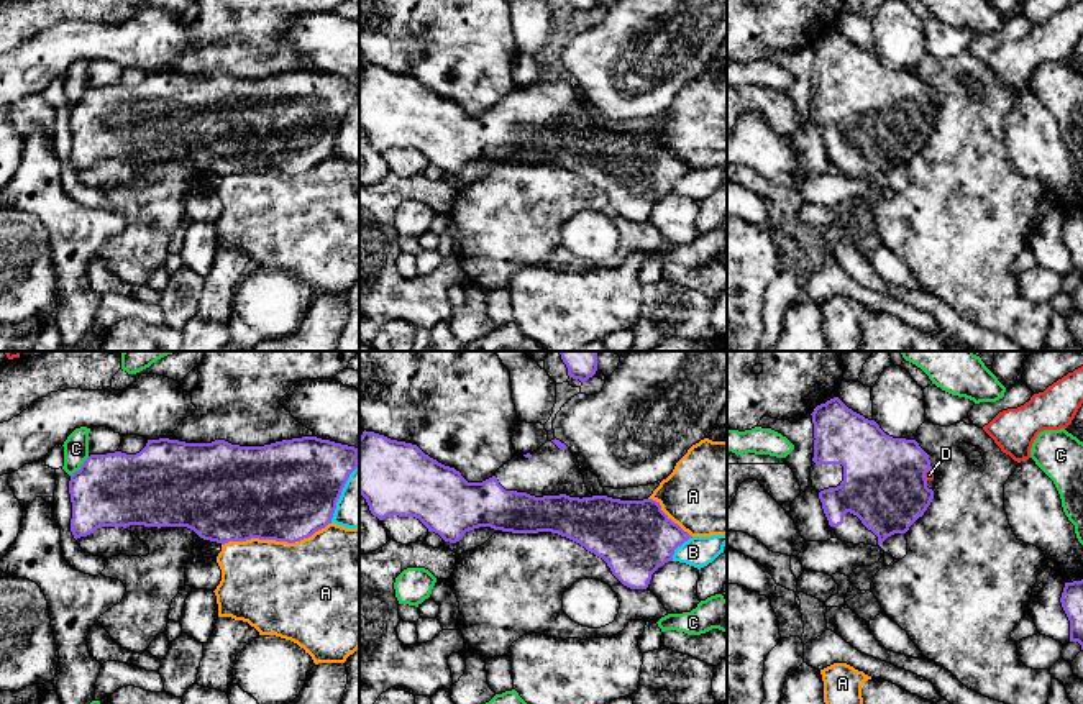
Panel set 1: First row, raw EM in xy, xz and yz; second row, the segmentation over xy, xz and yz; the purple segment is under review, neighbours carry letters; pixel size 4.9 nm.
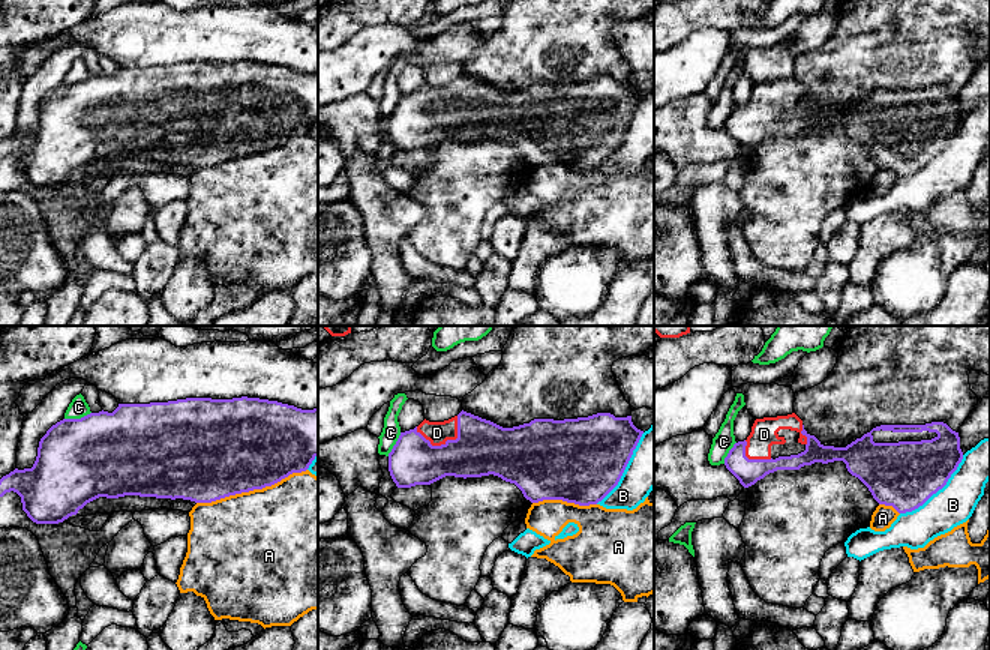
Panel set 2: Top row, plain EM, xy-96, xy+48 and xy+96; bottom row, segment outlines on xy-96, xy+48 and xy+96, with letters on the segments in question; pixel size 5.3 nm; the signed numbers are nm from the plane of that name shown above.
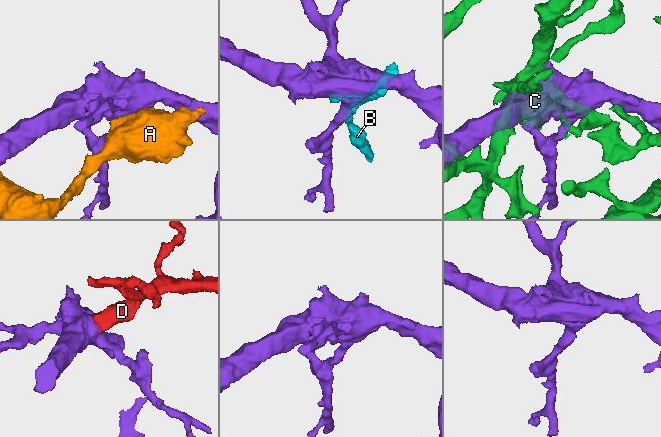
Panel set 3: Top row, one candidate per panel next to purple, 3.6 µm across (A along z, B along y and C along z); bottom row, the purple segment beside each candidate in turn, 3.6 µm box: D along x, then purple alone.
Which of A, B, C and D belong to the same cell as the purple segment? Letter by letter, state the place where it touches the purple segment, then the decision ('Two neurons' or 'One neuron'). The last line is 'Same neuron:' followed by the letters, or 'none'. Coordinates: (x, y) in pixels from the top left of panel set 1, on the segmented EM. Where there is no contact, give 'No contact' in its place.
A: Touches purple at xy (276, 540). Two neurons
B: Touches purple at xz (678, 545). Two neurons
C: Touches purple at xy (81, 466). Two neurons
D: Touches purple at yz (924, 475). One neuron
Same neuron: D

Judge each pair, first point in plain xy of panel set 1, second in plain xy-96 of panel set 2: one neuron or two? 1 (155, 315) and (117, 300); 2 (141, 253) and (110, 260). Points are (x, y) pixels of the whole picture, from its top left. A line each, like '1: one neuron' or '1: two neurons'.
1: two neurons
2: two neurons

